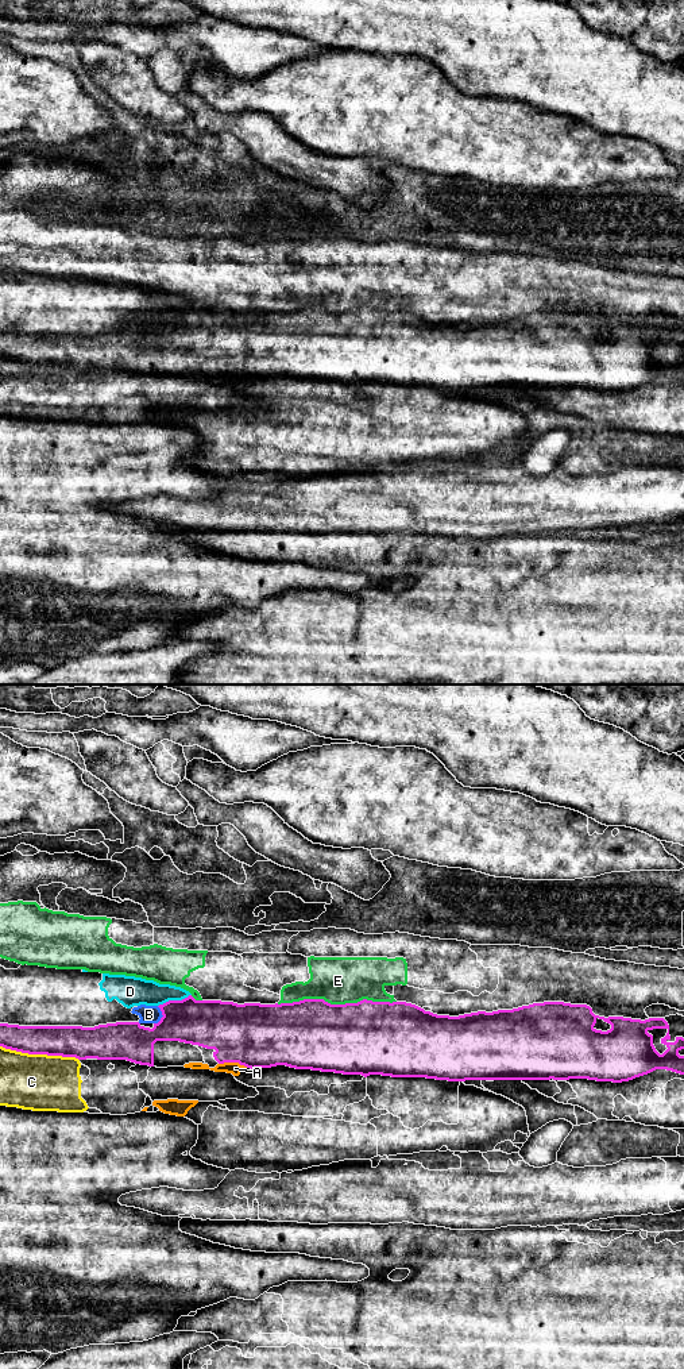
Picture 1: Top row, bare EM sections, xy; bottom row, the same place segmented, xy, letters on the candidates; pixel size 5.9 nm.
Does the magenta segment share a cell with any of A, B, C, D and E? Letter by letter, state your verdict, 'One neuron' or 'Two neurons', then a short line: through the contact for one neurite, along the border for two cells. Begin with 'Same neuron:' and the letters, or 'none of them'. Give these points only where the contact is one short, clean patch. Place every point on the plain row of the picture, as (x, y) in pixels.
Same neuron: none of them
A: Two neurons
B: Two neurons
C: Two neurons
D: Two neurons
E: Two neurons

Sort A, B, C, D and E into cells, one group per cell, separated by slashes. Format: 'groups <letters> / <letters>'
groups A / B D / C / E

